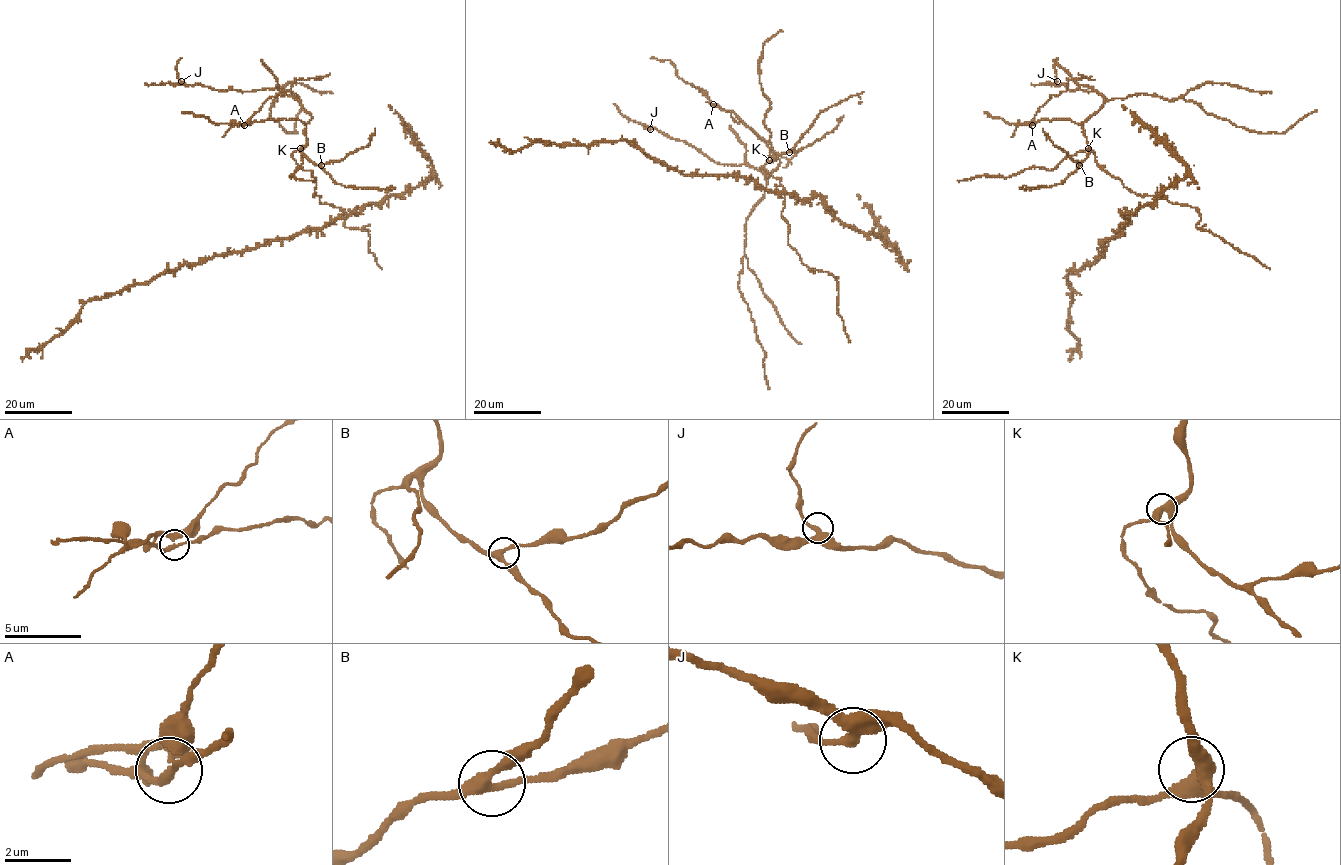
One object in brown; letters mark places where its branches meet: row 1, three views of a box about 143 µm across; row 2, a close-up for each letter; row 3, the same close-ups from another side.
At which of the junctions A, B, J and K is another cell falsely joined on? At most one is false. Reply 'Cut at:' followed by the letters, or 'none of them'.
Cut at: A

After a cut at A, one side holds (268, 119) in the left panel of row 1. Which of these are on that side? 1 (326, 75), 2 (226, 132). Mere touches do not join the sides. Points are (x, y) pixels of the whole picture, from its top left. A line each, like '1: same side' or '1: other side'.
1: other side
2: other side

